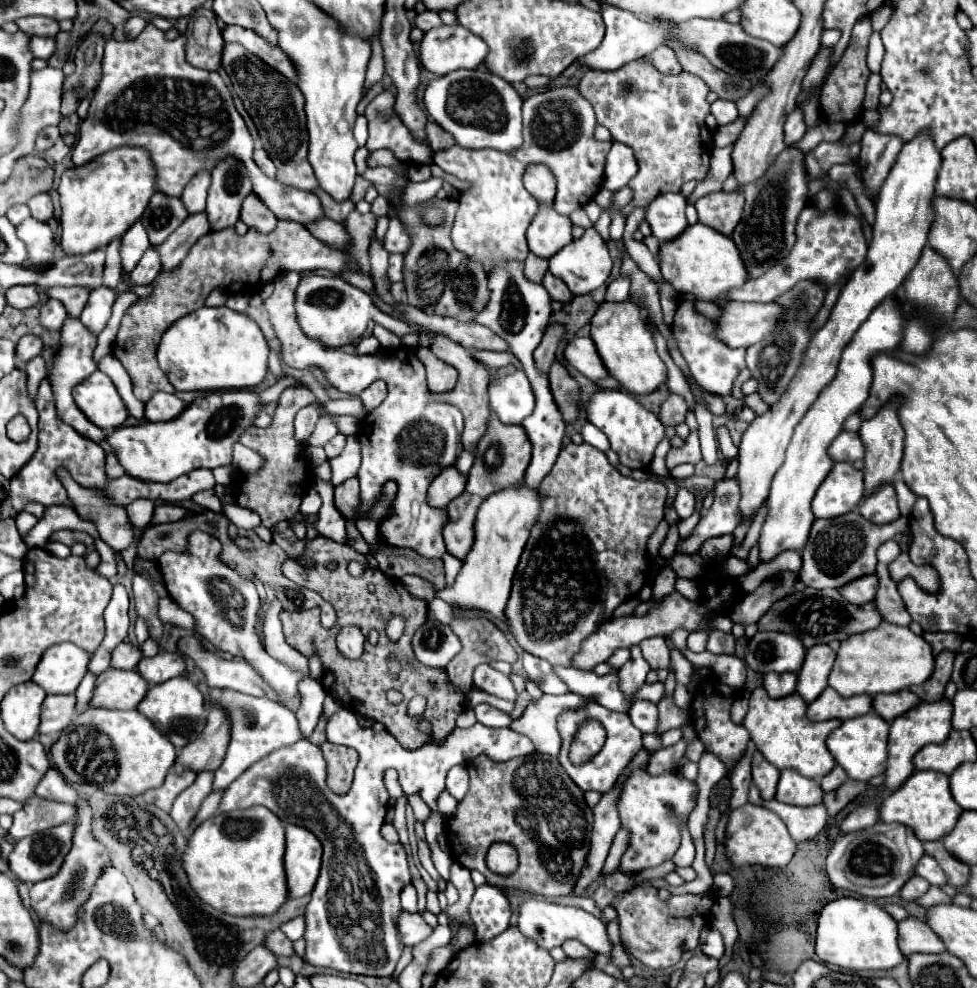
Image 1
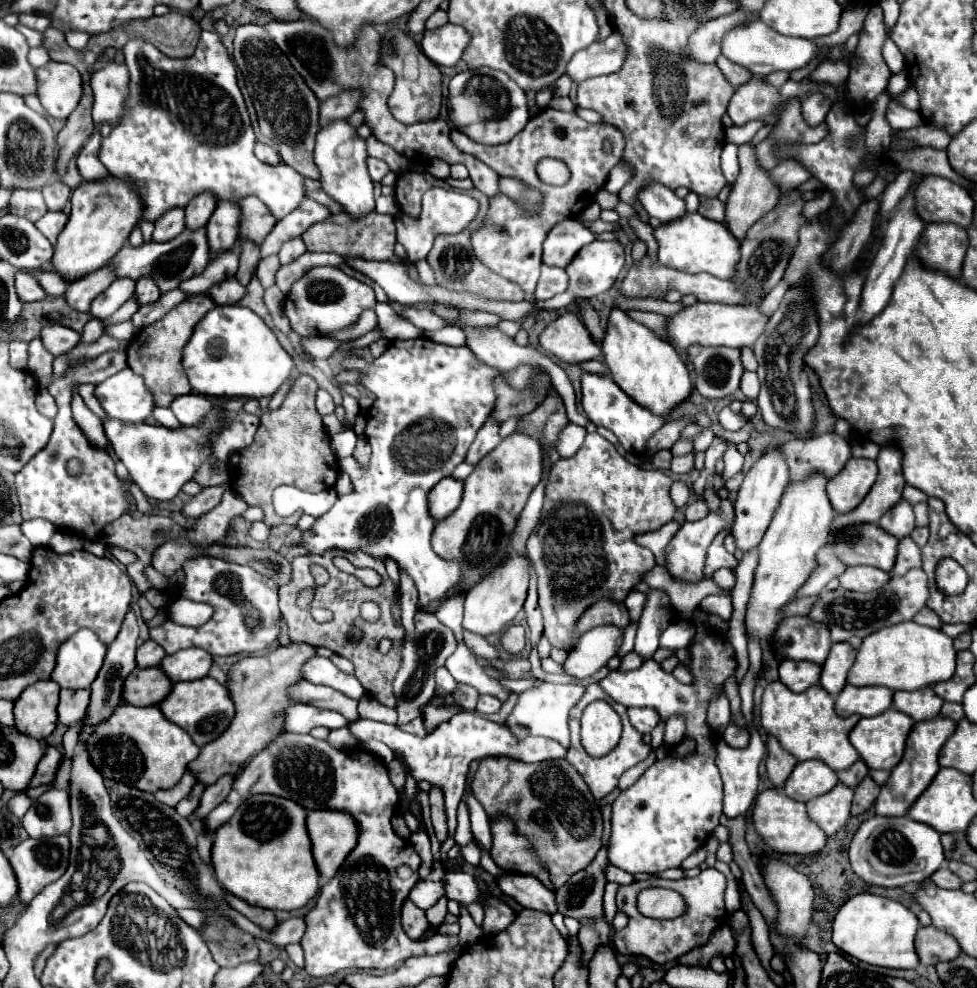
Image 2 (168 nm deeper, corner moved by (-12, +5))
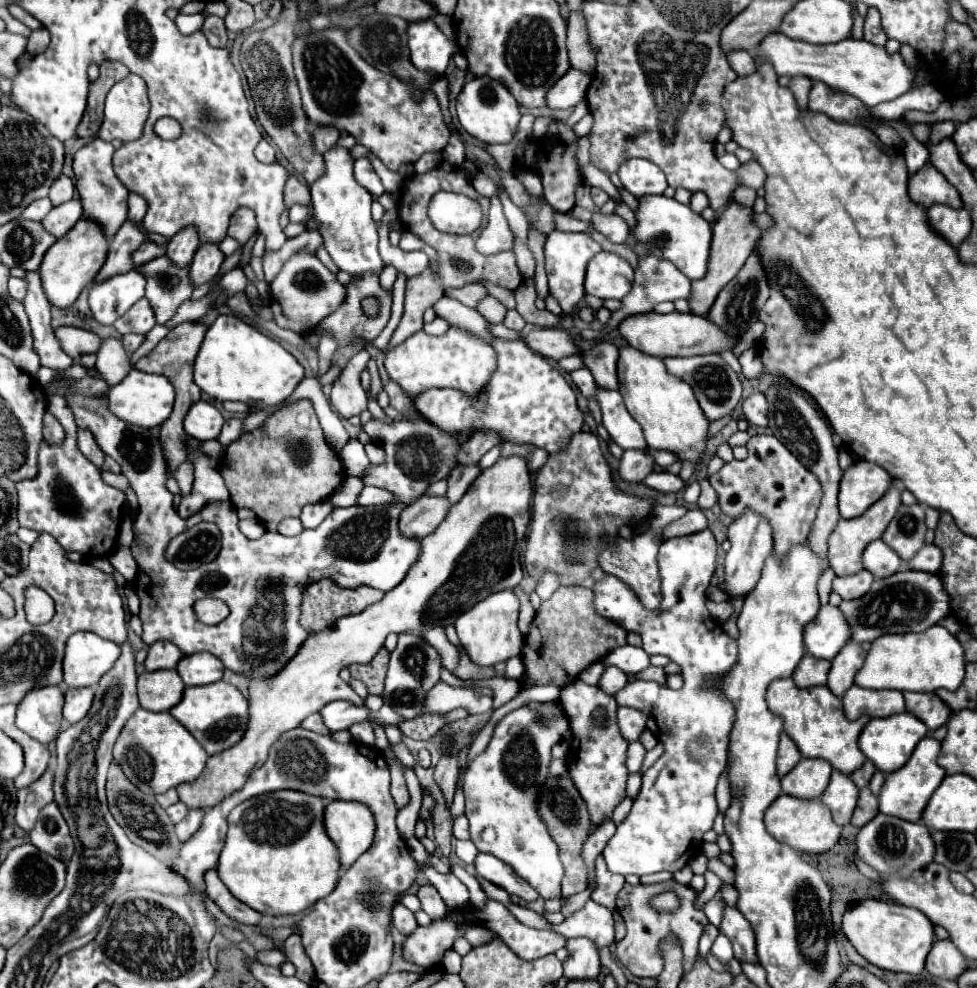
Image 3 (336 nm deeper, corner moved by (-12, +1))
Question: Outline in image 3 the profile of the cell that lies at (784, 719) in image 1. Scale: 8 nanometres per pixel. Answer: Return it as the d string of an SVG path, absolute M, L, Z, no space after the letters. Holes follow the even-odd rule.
M793 678L773 680L767 688L765 700L773 714L781 714L785 718L785 732L791 736L805 758L829 760L833 768L843 774L853 774L865 762L865 754L859 750L857 738L871 718L865 716L859 720L847 720L843 714L841 698L833 696L827 686L799 688Z

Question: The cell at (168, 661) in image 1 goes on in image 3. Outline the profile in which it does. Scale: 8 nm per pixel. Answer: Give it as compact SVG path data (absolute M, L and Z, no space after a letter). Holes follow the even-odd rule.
M207 652L183 656L177 666L177 672L181 674L187 686L205 686L219 682L223 678L223 670L225 670L223 662Z

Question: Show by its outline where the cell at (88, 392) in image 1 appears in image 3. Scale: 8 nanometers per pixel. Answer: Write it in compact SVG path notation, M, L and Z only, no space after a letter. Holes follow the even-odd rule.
M133 368L123 382L109 388L109 408L113 408L115 416L129 420L141 428L157 428L161 426L173 412L175 402L175 388L163 374L147 374Z

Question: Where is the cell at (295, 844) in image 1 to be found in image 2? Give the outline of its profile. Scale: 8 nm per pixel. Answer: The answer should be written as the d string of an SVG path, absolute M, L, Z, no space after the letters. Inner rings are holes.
M311 810L307 832L313 844L313 860L323 878L333 878L347 852L355 846L357 824L345 812Z

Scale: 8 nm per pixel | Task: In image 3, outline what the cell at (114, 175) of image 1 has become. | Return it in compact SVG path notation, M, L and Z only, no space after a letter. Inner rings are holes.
M81 218L63 238L59 238L57 244L49 248L39 268L39 276L41 276L49 304L61 310L69 308L77 300L81 290L93 284L97 272L101 270L107 258L107 250L109 250L109 240L105 240L105 234L101 232L101 228L97 228L97 224L91 224L91 220L85 220L85 218Z

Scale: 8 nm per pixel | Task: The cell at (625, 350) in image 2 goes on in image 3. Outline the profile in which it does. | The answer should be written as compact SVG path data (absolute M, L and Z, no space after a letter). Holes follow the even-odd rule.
M629 346L619 348L619 392L629 414L641 424L649 448L669 450L679 462L703 464L709 420L705 420L689 384L669 376L661 358L647 356Z

